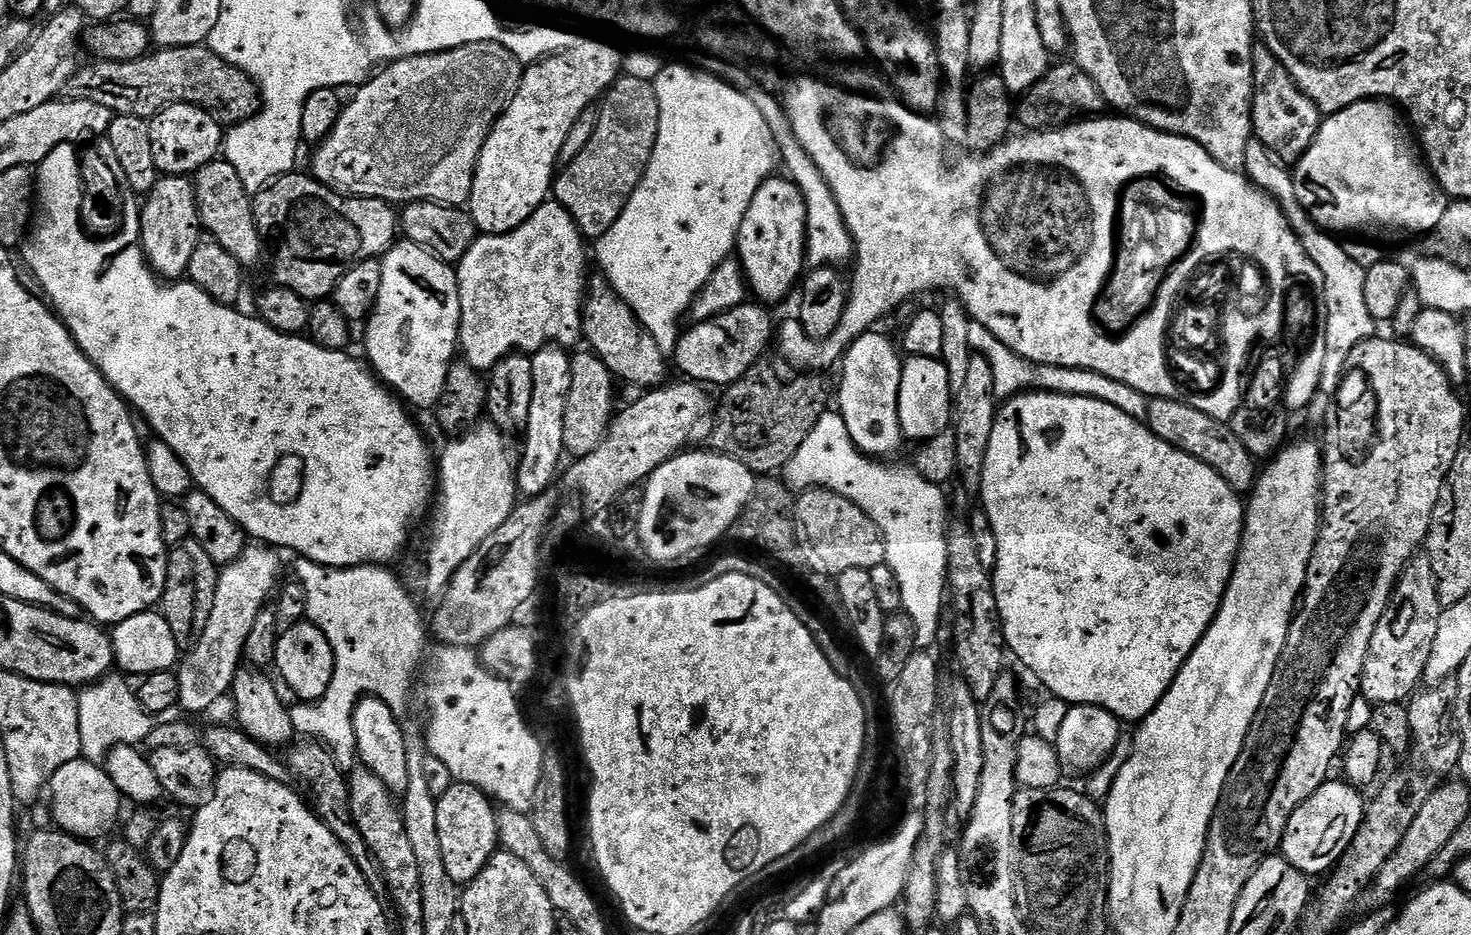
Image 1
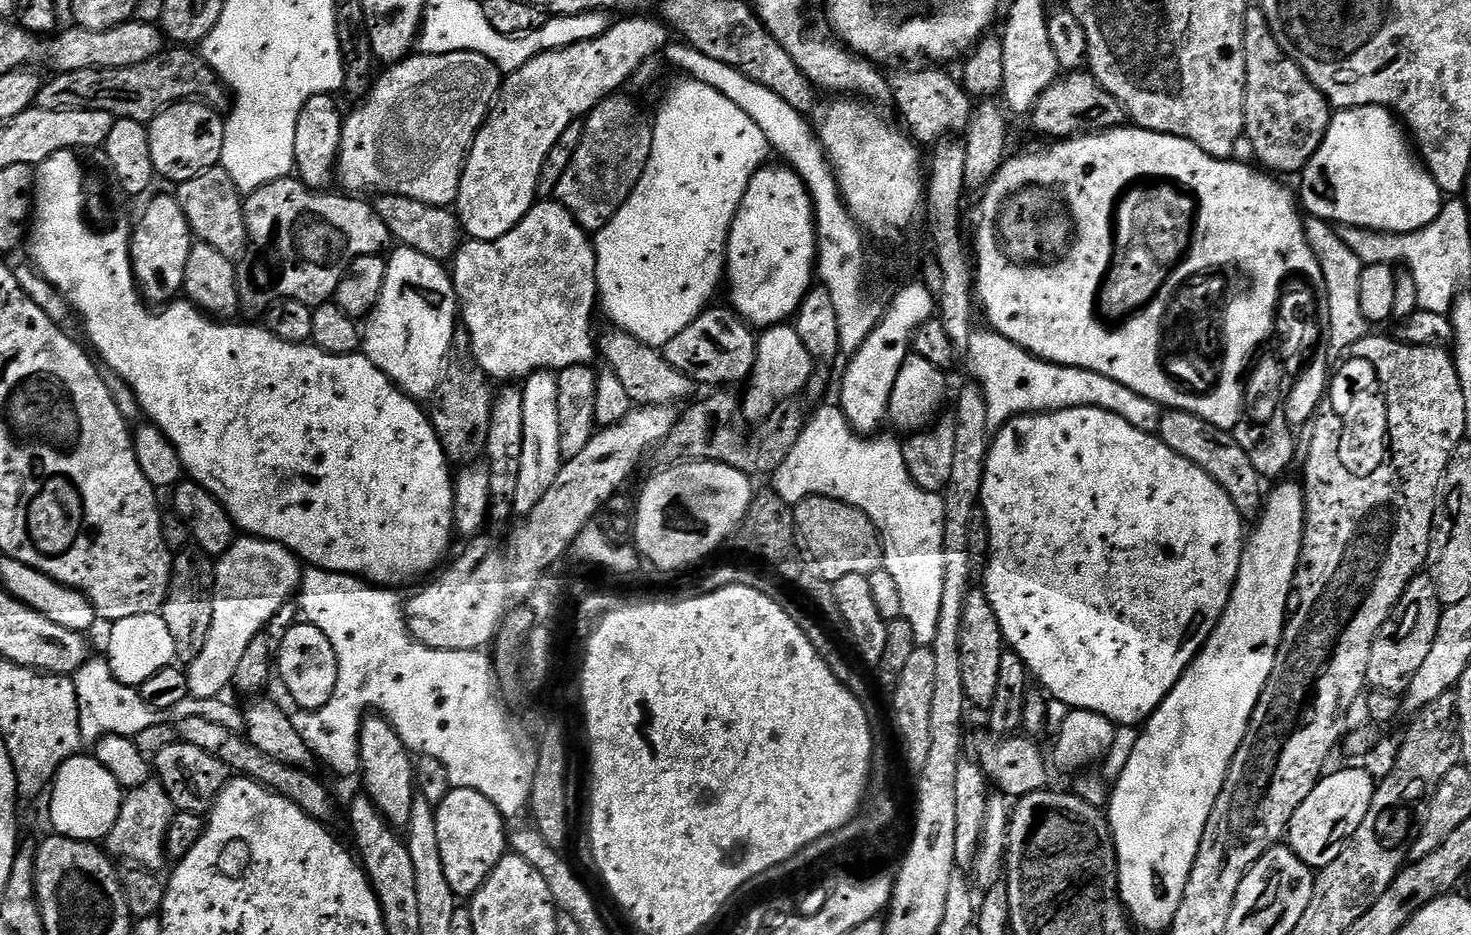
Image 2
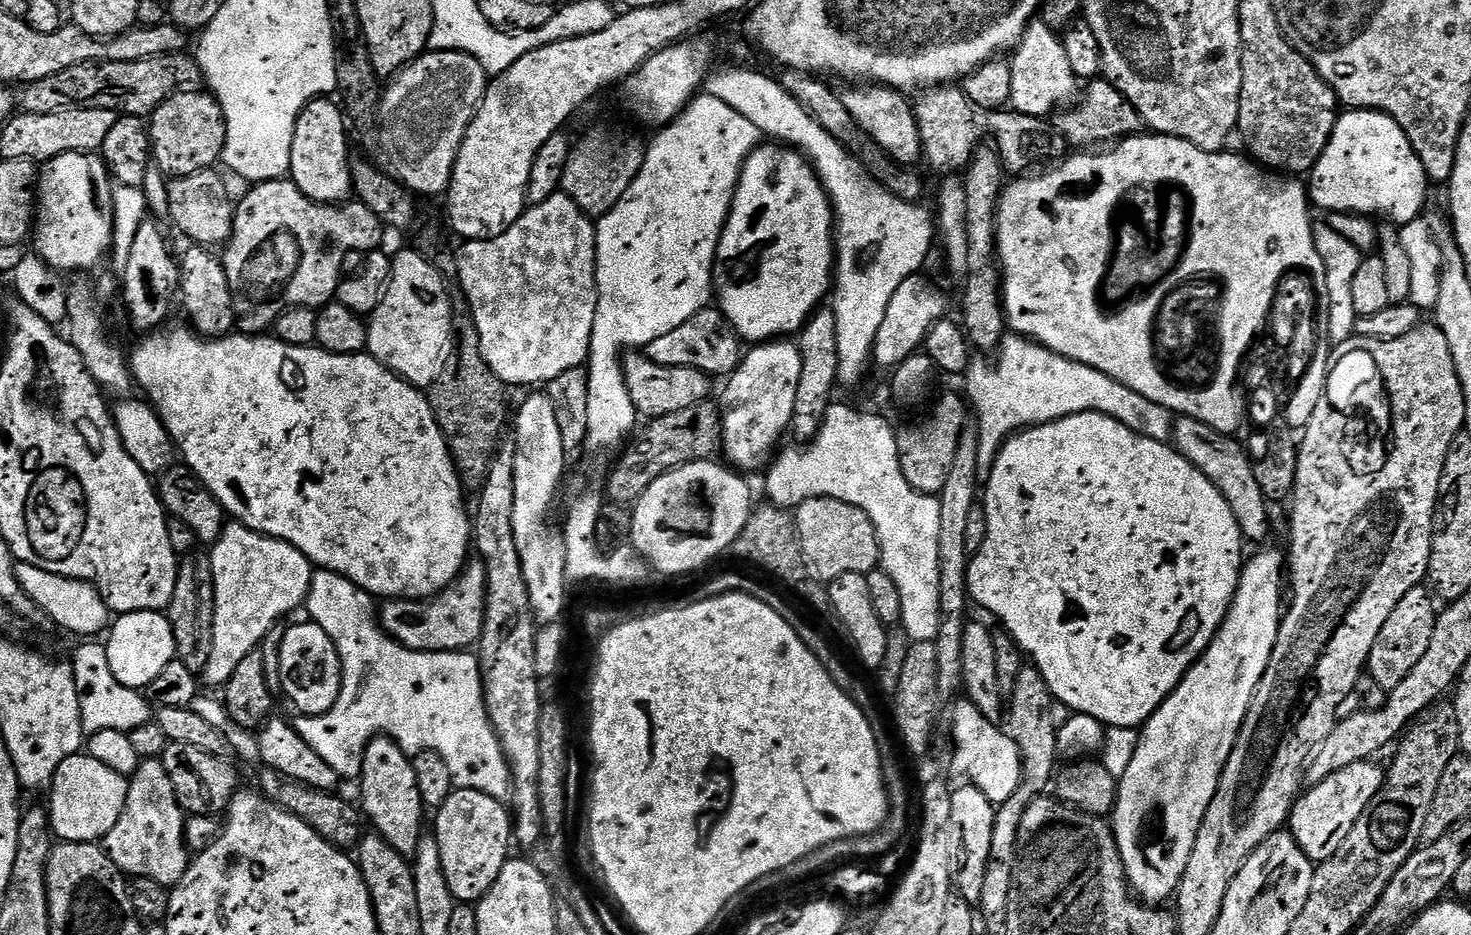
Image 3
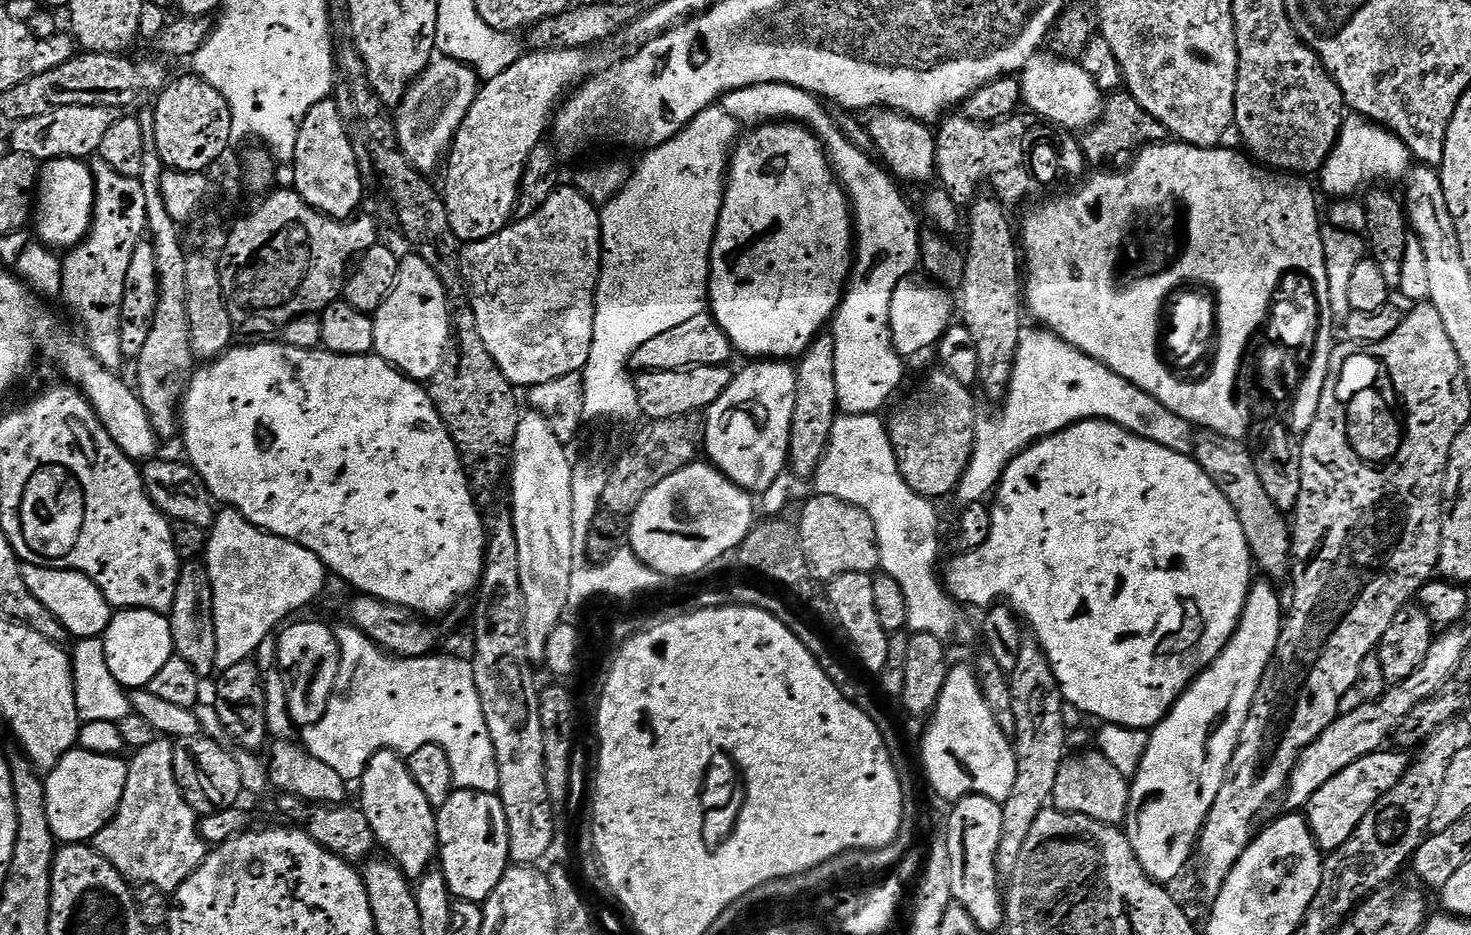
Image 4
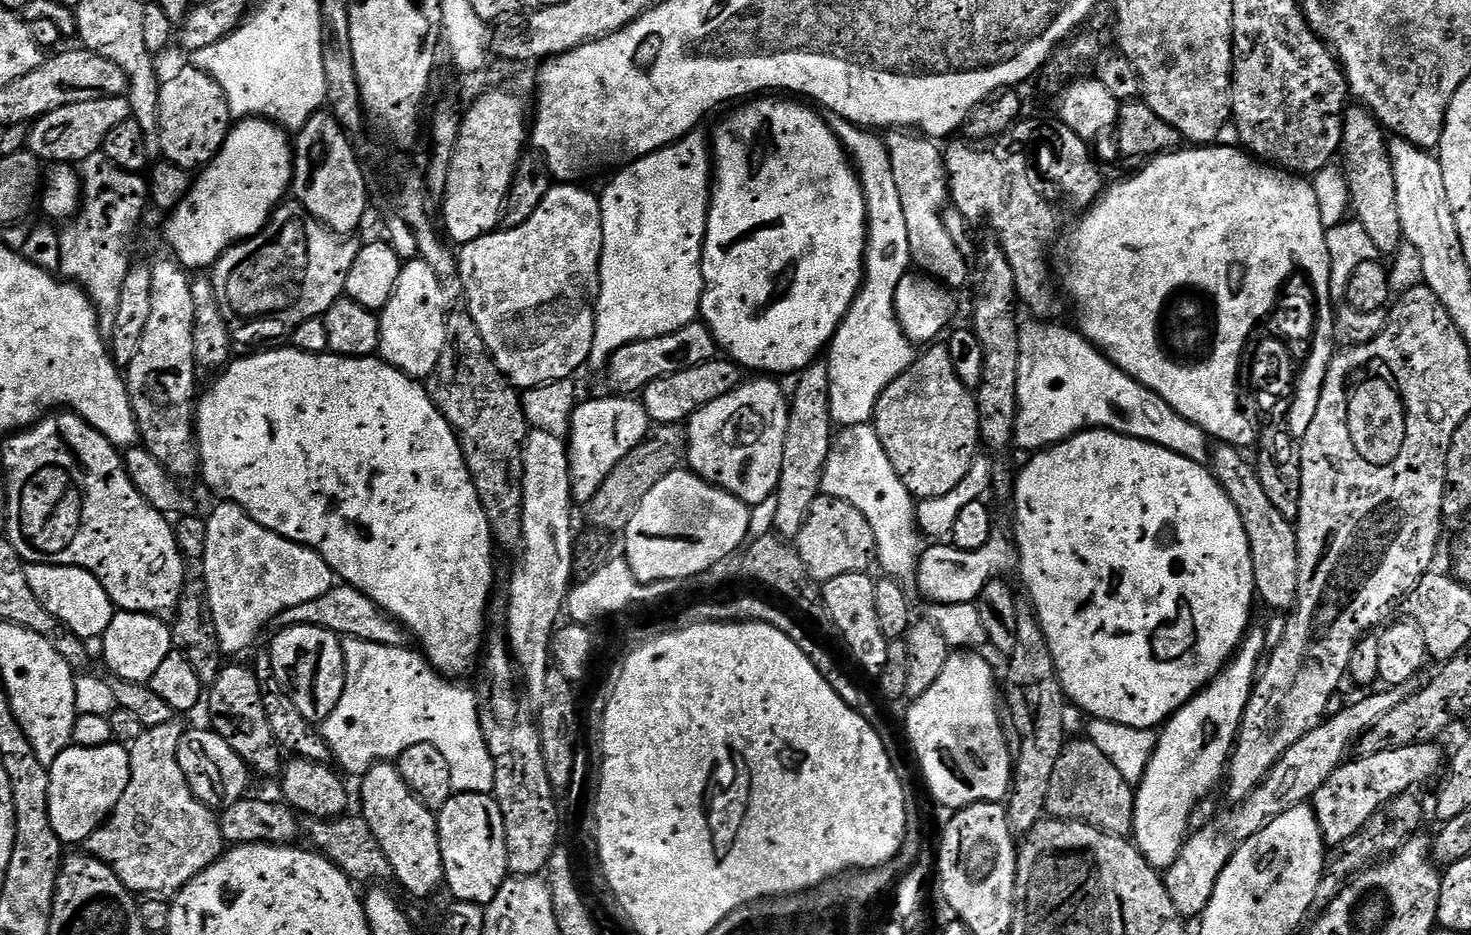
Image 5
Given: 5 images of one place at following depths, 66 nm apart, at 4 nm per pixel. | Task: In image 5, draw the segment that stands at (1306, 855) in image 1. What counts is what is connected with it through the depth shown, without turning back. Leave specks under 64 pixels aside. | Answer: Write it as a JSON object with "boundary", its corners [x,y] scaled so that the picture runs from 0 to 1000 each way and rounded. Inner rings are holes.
{"boundary":[[[976,795],[962,796],[933,809],[925,809],[912,817],[893,852],[895,878],[901,904],[914,903],[918,895],[927,887],[929,879],[931,879],[933,872],[940,860],[949,851],[959,848],[962,839],[969,837],[979,821],[979,804],[976,799]]]}

